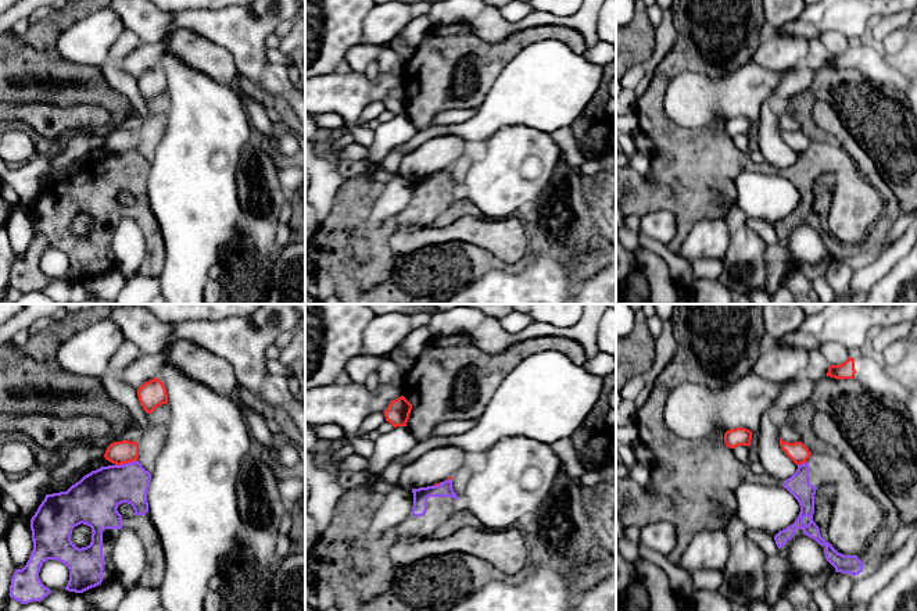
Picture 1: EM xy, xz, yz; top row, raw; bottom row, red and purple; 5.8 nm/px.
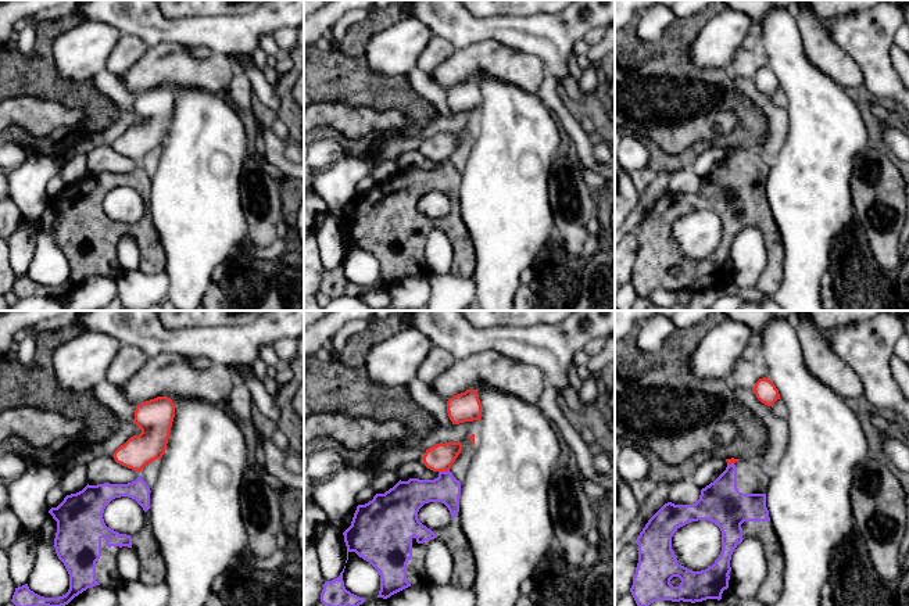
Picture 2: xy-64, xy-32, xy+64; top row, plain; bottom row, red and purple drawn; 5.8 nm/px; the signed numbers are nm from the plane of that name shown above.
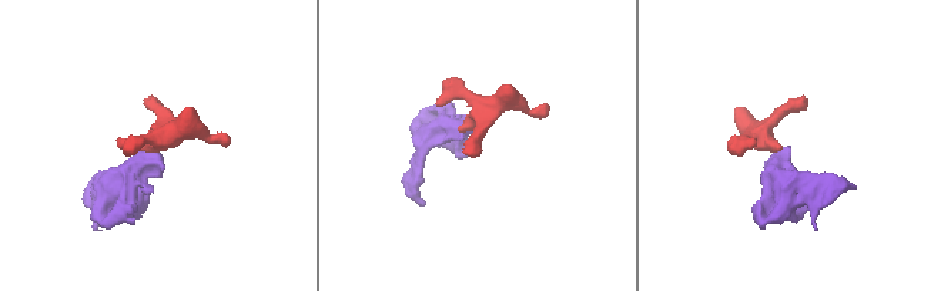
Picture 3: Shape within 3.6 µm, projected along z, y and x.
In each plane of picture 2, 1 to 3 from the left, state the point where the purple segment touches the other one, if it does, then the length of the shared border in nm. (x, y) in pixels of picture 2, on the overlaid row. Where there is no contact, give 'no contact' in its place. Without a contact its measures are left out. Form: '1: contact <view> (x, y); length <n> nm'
1: no contact
2: contact xy-32 (443, 470); length 70 nm
3: contact xy+64 (730, 463); length 40 nm

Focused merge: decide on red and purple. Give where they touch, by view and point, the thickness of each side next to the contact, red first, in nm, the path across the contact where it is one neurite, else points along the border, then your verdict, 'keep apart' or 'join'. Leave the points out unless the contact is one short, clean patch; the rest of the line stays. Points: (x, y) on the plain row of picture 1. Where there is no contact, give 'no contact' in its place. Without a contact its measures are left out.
xy (125, 152) | 130/280 nm | along xy (136, 149), (115, 153) | keep apart

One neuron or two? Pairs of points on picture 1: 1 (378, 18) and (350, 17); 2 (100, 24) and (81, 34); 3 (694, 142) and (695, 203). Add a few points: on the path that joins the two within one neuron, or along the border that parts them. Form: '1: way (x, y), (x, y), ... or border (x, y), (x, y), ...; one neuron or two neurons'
1: border (366, 14), (362, 22), (361, 42); two neurons
2: way (96, 28), (90, 34), (85, 34); one neuron
3: way (694, 157), (695, 188); one neuron

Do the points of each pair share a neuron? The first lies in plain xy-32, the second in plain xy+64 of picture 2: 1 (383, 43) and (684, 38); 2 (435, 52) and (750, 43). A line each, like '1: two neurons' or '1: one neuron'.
1: two neurons
2: one neuron

